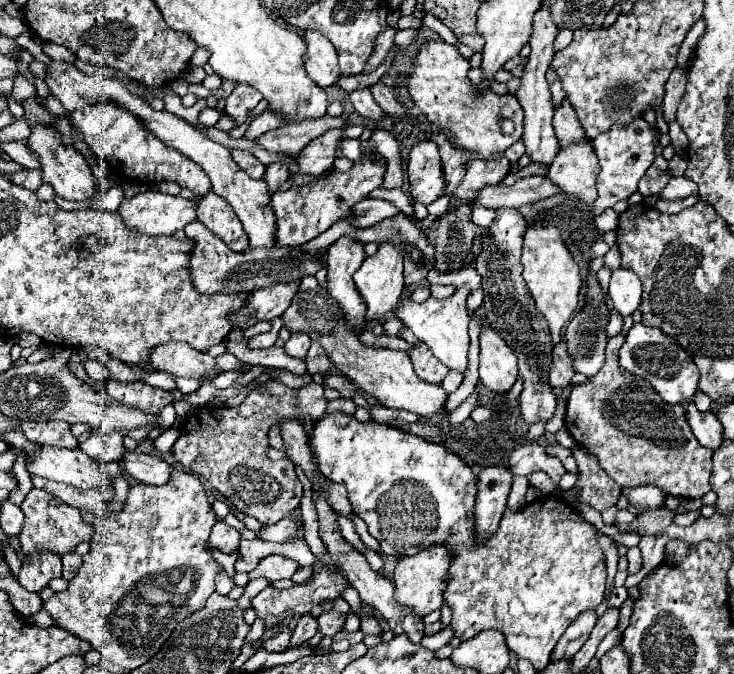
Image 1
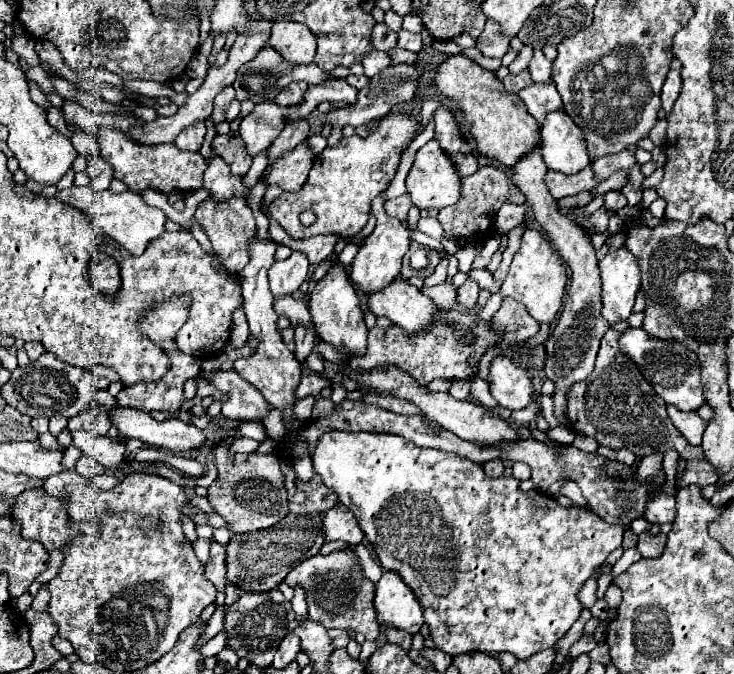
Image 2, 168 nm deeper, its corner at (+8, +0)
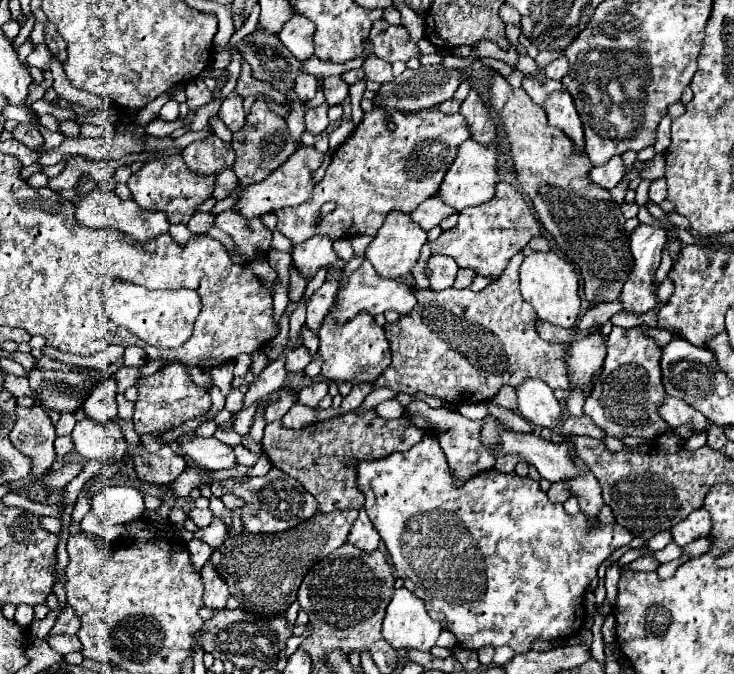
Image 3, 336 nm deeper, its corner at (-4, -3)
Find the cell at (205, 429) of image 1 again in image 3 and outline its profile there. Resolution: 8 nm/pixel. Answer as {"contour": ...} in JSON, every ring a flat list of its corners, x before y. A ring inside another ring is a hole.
{"contour":[[270,469,264,477,250,477,242,485,234,479,214,481,212,493,216,497,222,497,224,493,234,493,246,501,246,505,242,507,242,521,246,533,280,533,296,527,300,521,306,521,318,513,316,499,300,485,300,481,292,479,280,469]]}

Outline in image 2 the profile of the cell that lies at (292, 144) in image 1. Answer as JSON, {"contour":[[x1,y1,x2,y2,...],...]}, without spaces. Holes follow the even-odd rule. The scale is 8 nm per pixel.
{"contour":[[398,64,398,66,388,66,384,68,380,74,376,74,374,78,370,78,370,84,368,88,362,88,358,92,358,100,356,104,352,106,344,106,344,108,336,108,332,112,328,112,328,118,324,124,328,126,340,126,344,128,346,124,350,126,360,126,360,124,366,124,370,122,372,118,382,118,390,112,392,106,400,104,400,102,410,102,414,92,416,92,416,82,418,82,420,74,414,70,414,66,406,66,406,64]]}

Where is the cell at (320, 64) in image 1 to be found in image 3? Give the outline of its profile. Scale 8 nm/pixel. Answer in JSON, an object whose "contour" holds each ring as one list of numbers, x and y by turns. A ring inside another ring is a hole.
{"contour":[[294,13,288,19,288,23,284,23,282,31,278,33,280,41,300,61,306,61,306,59,310,59,314,55,312,35,314,35,314,23,308,17,298,15,298,13]]}

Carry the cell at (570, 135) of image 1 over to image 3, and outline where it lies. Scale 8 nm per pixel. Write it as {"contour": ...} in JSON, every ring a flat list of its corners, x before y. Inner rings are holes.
{"contour":[[536,71,536,73,530,73,530,75,524,77,522,89,532,97,534,103,542,105,554,91,562,89,562,83,554,81,554,79,548,79,544,75,544,71]]}

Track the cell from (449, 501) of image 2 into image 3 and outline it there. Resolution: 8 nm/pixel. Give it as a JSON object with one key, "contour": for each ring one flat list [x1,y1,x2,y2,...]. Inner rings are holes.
{"contour":[[426,433,424,439,406,453,392,453,386,459,378,459,378,461,372,461,372,463,368,463,368,461,360,463,358,465,358,487,366,495,366,513,372,521,372,525,376,527,376,531,380,533,382,541,386,543,386,549,392,557,392,565,396,569,396,575,404,579,404,587,410,589,414,595,418,595,426,603,426,611,428,611,428,615,432,615,432,619,436,619,444,629,448,629,450,633,456,635,460,647,472,649,472,651,484,647,484,645,492,645,492,647,508,645,516,653,526,653,526,651,530,651,530,643,534,639,552,641,552,639,562,639,562,637,578,633,582,623,584,623,584,617,582,617,582,613,584,613,584,591,590,587,592,579,596,577,598,567,616,549,620,549,620,547,624,547,632,541,632,533,628,529,620,527,618,523,614,523,614,525,602,525,600,523,598,527,594,527,594,539,592,539,592,533,586,527,586,517,582,513,568,515,564,511,562,503,552,503,546,497,546,493,540,489,538,481,534,481,530,477,518,477,516,473,502,475,496,469,492,469,492,471,484,471,484,473,472,477,460,489,454,487,454,479,452,479,450,467,446,463,444,451,442,451,442,447,438,445,438,441,432,433]]}

